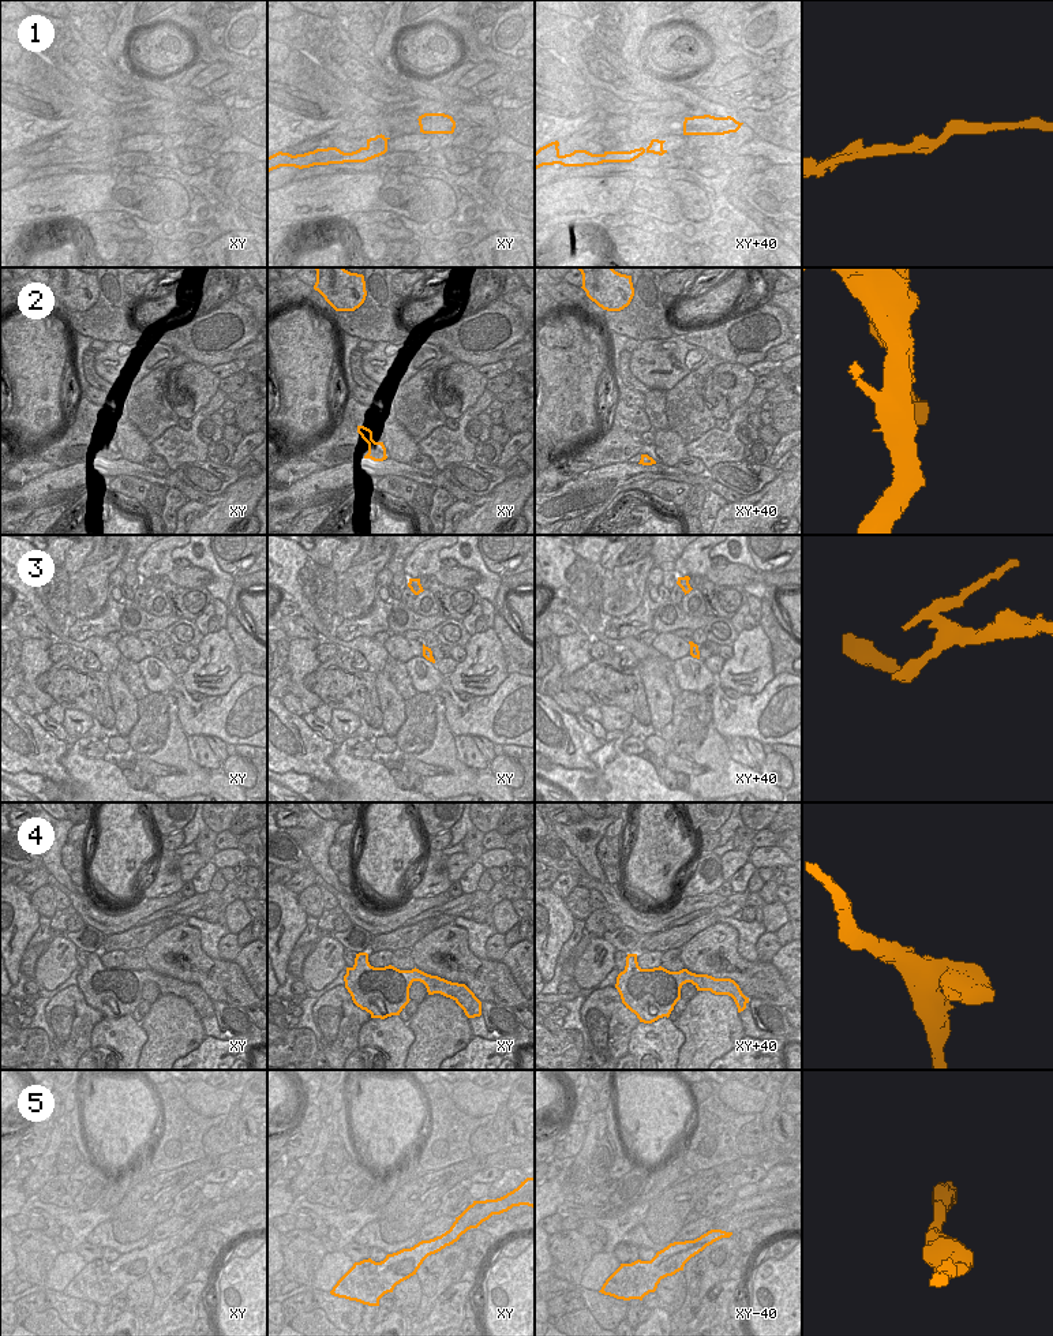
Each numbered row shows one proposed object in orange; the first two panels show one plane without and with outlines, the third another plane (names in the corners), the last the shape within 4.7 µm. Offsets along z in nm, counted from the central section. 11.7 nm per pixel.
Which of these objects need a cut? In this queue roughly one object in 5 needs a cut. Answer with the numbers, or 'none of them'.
3

